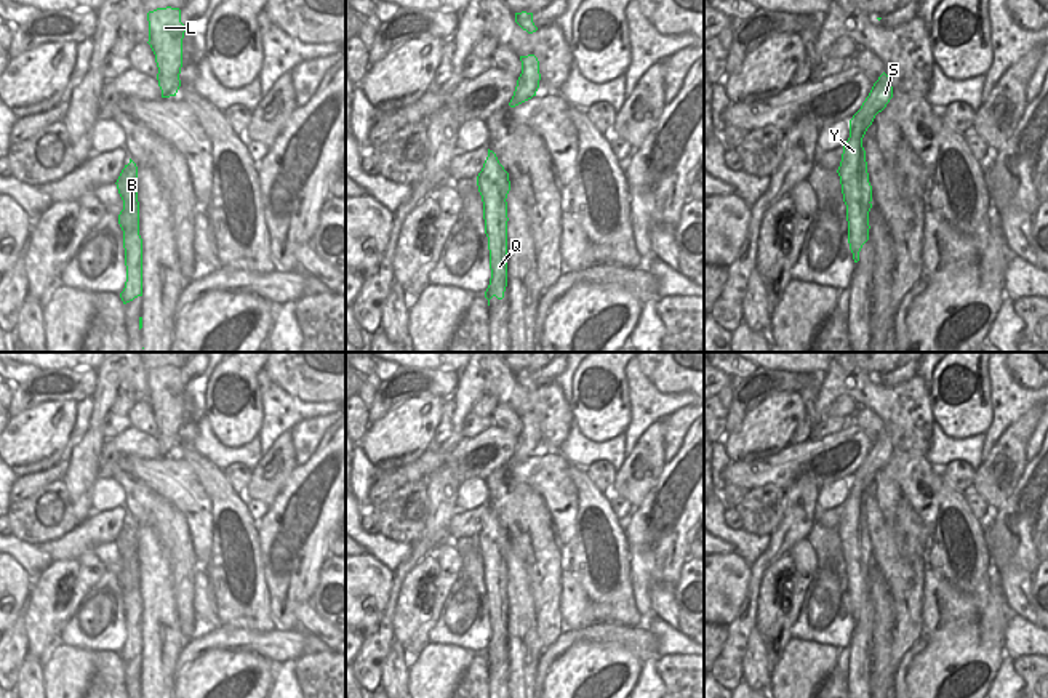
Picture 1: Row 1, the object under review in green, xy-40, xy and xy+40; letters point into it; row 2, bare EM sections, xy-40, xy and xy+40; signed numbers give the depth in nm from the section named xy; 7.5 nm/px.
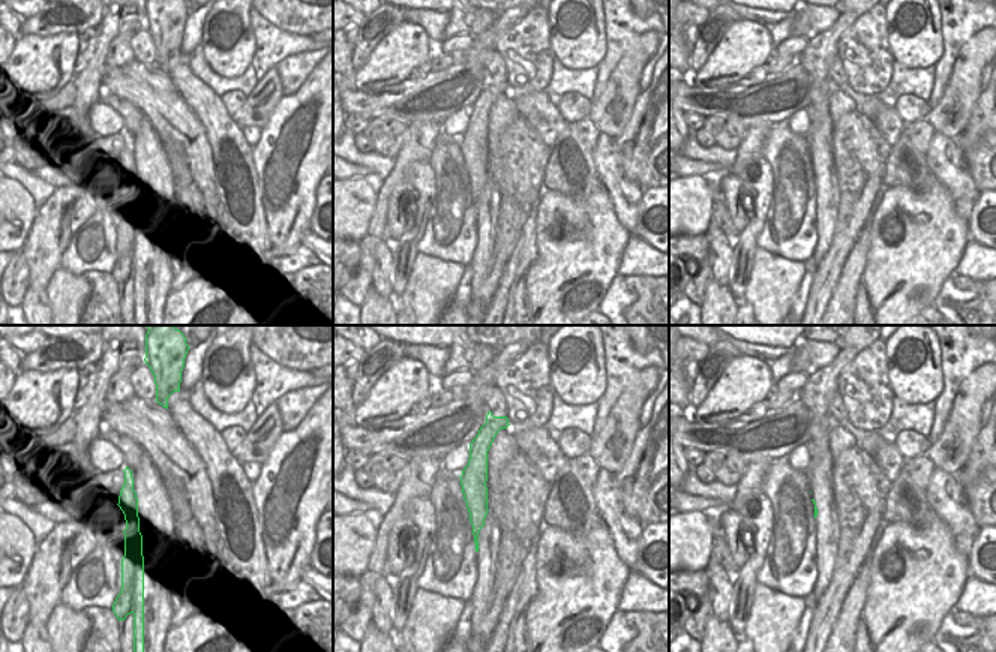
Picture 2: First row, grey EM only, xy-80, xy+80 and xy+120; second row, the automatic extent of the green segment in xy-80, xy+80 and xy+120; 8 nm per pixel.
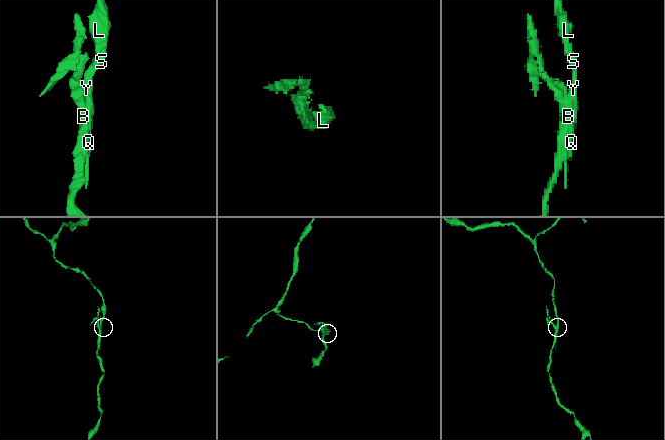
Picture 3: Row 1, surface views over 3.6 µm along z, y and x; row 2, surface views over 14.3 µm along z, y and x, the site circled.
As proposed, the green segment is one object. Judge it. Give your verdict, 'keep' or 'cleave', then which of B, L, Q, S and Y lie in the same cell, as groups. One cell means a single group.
cleave | B Q / L S Y

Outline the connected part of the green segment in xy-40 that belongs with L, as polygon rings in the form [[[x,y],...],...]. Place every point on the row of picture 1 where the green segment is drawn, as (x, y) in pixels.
[[[157,8],[147,13],[149,45],[158,67],[157,80],[162,98],[176,96],[182,67],[182,38],[187,26],[181,22],[179,8]]]

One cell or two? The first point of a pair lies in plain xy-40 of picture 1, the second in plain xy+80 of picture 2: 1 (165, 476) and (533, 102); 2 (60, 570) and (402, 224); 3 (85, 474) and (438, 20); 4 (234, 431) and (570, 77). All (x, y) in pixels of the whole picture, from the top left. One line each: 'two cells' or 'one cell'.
1: one cell
2: one cell
3: two cells
4: two cells

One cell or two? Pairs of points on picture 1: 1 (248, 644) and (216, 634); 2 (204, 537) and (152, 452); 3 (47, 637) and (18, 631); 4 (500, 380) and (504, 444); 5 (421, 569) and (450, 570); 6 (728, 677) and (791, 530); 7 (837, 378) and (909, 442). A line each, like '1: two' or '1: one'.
1: one
2: two
3: two
4: two
5: two
6: one
7: one

